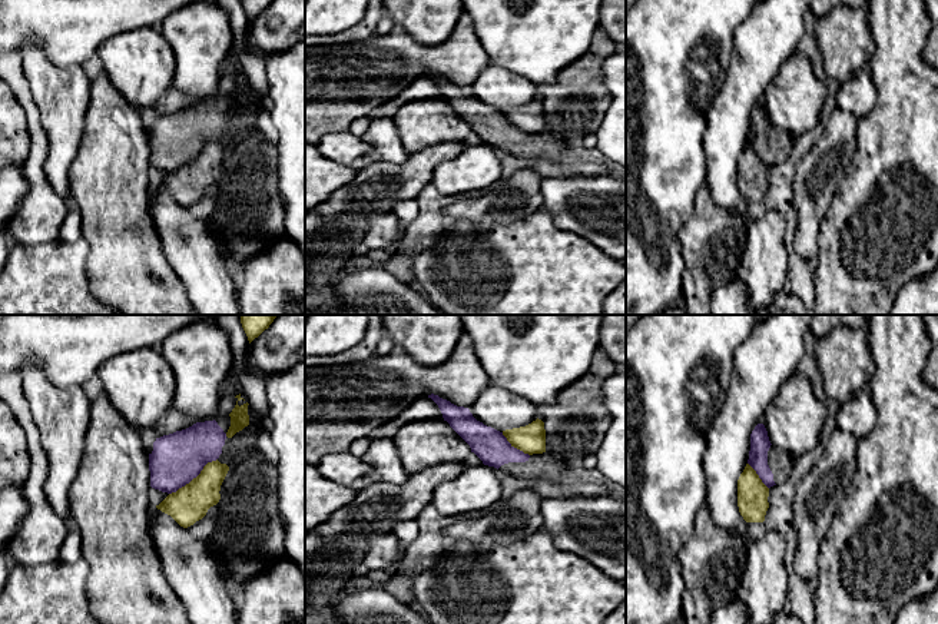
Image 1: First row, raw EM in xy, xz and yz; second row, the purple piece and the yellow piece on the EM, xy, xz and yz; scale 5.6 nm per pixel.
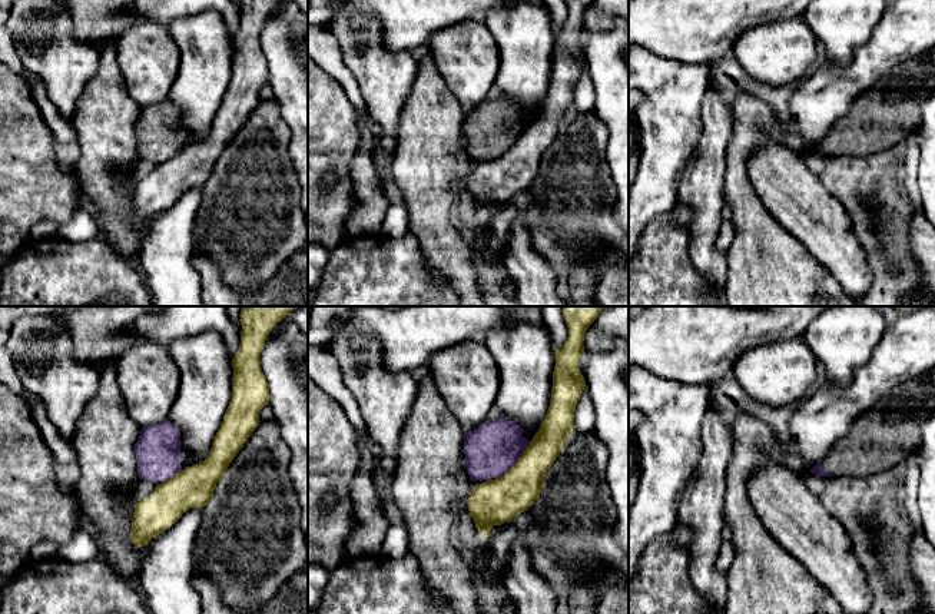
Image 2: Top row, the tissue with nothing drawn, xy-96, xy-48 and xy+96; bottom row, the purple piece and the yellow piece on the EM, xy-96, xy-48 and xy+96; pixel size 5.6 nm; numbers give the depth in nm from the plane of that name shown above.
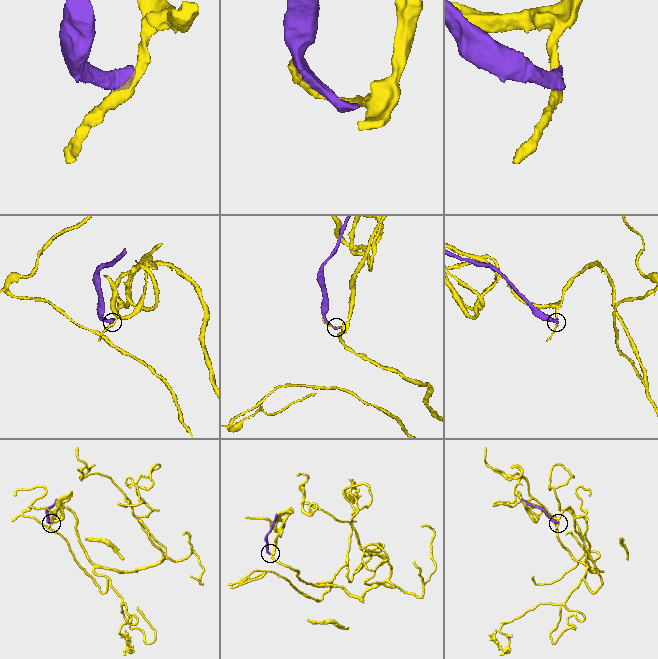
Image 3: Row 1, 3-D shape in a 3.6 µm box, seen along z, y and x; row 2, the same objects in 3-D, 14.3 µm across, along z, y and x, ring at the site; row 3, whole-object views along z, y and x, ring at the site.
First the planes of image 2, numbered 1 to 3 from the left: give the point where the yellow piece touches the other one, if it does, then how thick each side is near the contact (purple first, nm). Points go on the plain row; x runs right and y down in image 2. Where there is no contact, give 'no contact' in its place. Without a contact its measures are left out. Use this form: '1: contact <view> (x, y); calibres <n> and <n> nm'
1: contact xy-96 (176, 152); calibres 260 and 220 nm
2: contact xy-48 (514, 142); calibres 300 and 260 nm
3: no contact

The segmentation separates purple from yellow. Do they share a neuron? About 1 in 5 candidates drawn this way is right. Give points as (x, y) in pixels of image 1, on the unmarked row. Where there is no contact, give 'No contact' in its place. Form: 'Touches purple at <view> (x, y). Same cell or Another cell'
Touches purple at xy (194, 156). Another cell

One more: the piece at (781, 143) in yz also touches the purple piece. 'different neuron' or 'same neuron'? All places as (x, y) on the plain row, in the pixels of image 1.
same neuron

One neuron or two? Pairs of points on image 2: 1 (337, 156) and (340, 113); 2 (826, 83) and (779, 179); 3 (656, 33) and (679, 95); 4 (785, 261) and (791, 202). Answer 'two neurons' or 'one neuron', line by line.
1: one neuron
2: two neurons
3: two neurons
4: two neurons

